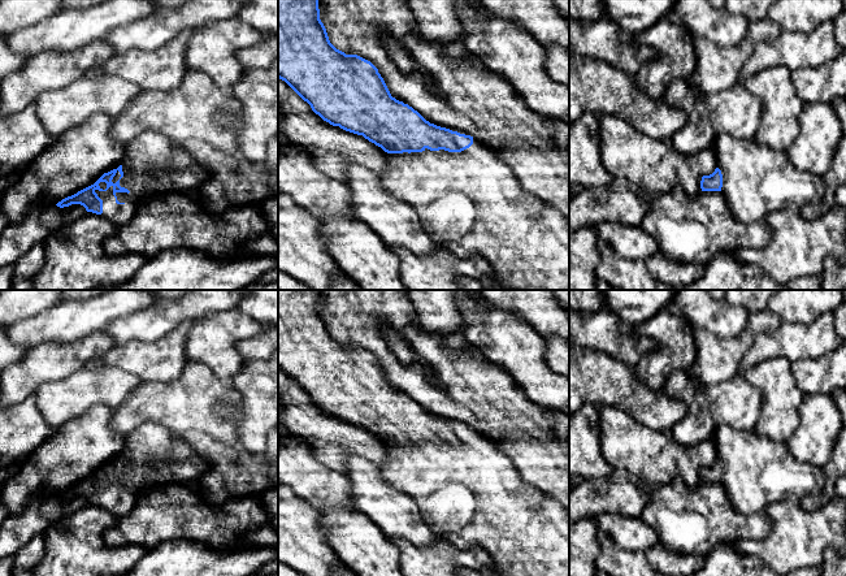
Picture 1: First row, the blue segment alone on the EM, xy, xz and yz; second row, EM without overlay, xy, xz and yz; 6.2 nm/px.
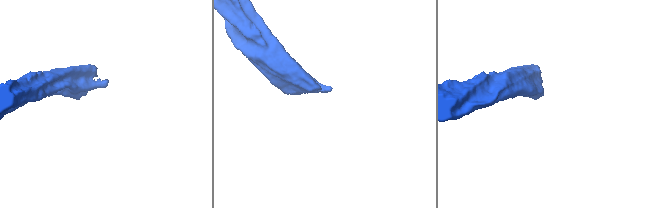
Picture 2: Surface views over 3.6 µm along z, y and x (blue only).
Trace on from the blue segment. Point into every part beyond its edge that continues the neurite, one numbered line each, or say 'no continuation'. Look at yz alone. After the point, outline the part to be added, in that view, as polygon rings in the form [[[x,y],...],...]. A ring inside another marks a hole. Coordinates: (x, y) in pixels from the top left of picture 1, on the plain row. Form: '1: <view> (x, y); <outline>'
1: yz (756, 471); [[[721,425],[713,430],[713,445],[723,465],[721,484],[734,511],[750,516],[765,511],[771,504],[788,499],[801,501],[817,495],[825,484],[823,469],[798,462],[788,443],[771,439],[754,430],[736,432]]]

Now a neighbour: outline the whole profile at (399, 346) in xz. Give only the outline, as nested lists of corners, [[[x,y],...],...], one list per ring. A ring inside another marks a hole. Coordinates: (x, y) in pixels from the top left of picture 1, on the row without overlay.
[[[383,326],[382,335],[387,346],[391,348],[392,354],[402,364],[413,365],[418,363],[417,355],[399,333],[396,333],[394,329],[389,326]]]

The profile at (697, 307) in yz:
[[[677,290],[665,308],[684,317],[694,329],[704,329],[720,338],[739,335],[750,315],[725,299],[712,299],[706,290]]]

